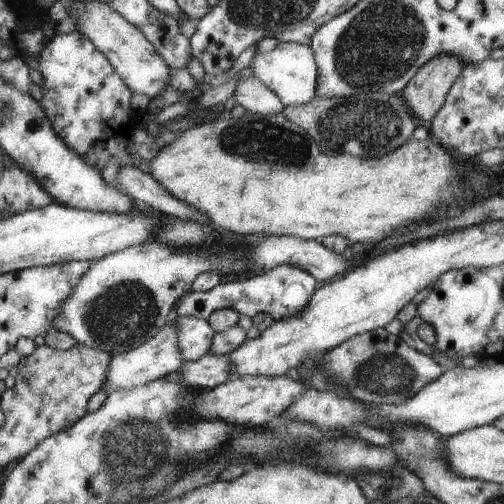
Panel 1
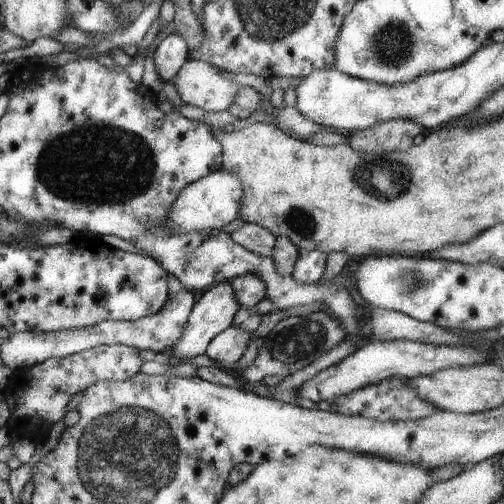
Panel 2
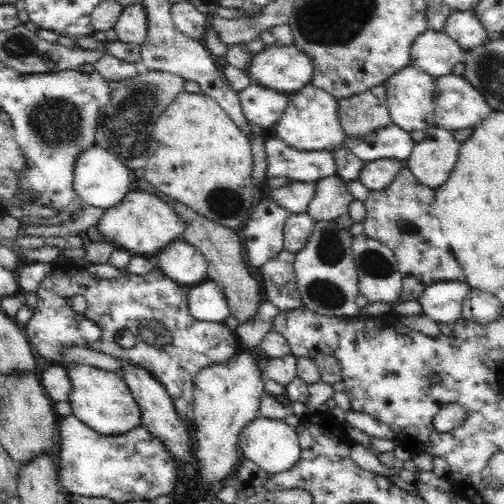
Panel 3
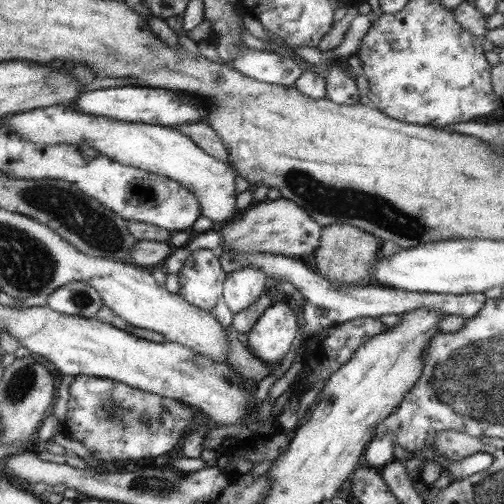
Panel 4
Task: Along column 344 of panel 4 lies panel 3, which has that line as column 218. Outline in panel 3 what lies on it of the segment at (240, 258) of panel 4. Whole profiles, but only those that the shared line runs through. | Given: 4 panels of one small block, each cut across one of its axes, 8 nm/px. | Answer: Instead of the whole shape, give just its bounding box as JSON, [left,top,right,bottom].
[188,280,232,322]

